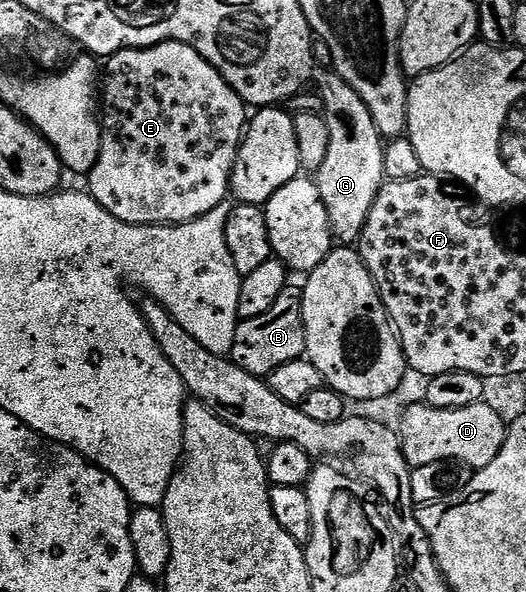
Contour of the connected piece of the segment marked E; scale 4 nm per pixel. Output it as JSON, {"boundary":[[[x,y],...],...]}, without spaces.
{"boundary":[[[162,42],[156,46],[144,46],[142,48],[132,48],[129,50],[122,50],[120,54],[112,54],[105,62],[105,77],[101,82],[101,125],[103,131],[101,132],[101,156],[97,156],[97,164],[93,164],[90,174],[86,175],[85,182],[87,182],[86,189],[89,191],[92,198],[97,200],[97,204],[101,204],[101,208],[105,208],[105,212],[109,212],[117,220],[121,220],[125,224],[133,224],[134,226],[180,226],[189,220],[197,220],[201,216],[205,216],[209,212],[213,212],[213,208],[224,205],[228,201],[229,191],[231,189],[231,173],[233,172],[233,164],[237,160],[237,152],[239,145],[243,143],[243,135],[247,129],[249,121],[249,107],[243,101],[241,95],[225,81],[219,74],[217,68],[213,68],[213,64],[206,62],[204,58],[191,46],[185,45],[184,42]]]}

